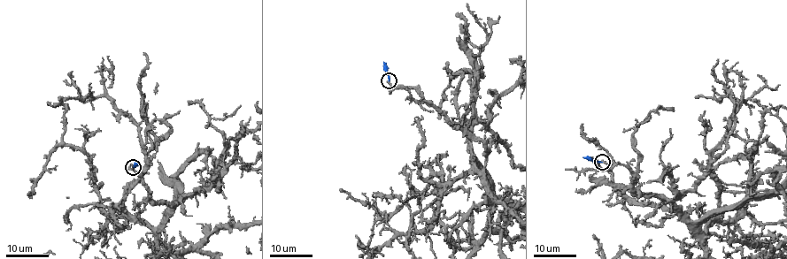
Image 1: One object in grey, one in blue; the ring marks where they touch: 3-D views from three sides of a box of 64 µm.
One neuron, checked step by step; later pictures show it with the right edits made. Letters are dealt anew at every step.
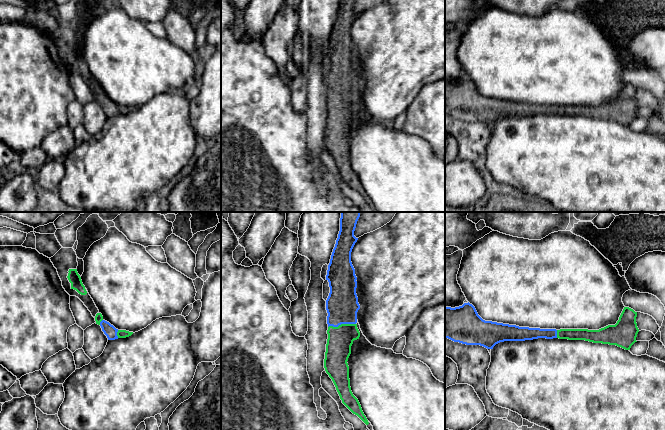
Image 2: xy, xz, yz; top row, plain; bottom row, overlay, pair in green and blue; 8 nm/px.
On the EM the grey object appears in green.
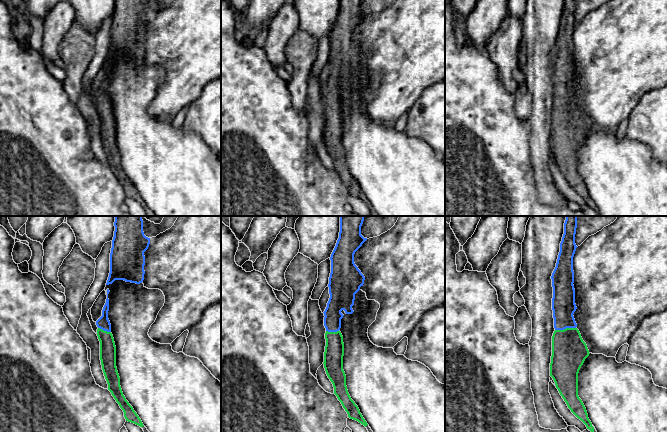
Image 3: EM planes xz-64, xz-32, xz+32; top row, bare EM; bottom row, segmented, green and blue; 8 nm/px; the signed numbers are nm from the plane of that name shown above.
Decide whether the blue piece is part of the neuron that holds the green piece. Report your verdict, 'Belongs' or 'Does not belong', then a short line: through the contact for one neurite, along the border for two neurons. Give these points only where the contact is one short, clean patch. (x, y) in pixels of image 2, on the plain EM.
Belongs. Line: xz (340, 115), (341, 100), (342, 81)

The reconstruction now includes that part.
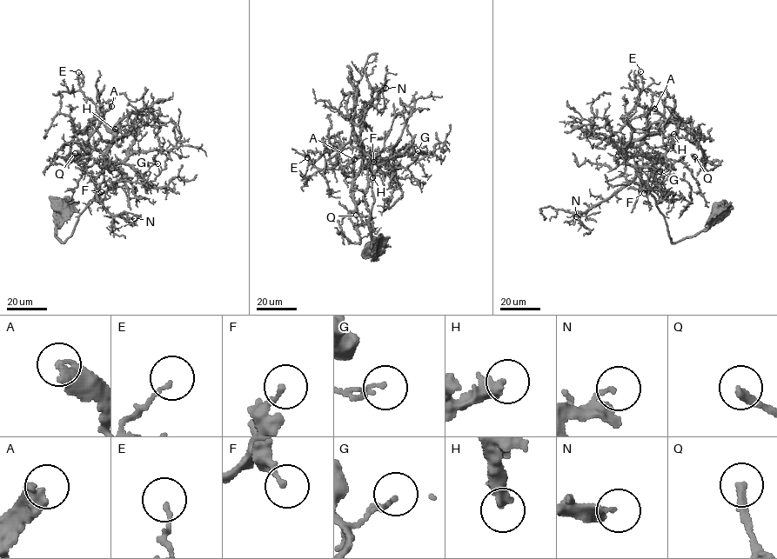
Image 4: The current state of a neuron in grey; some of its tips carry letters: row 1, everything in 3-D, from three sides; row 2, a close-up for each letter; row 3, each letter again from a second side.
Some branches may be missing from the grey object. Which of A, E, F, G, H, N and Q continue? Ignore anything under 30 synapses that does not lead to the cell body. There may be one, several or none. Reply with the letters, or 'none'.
A, H, N

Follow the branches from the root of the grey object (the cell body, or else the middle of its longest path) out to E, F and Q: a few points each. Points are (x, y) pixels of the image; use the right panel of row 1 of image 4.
E: (717, 214), (706, 229), (673, 242), (655, 199), (626, 161), (632, 132), (628, 113), (642, 89), (640, 71)
F: (717, 214), (717, 218), (706, 229), (673, 242), (655, 199), (647, 191), (644, 193)
Q: (717, 214), (706, 229), (673, 242), (655, 199), (623, 149), (676, 122), (694, 133), (703, 157), (694, 156)

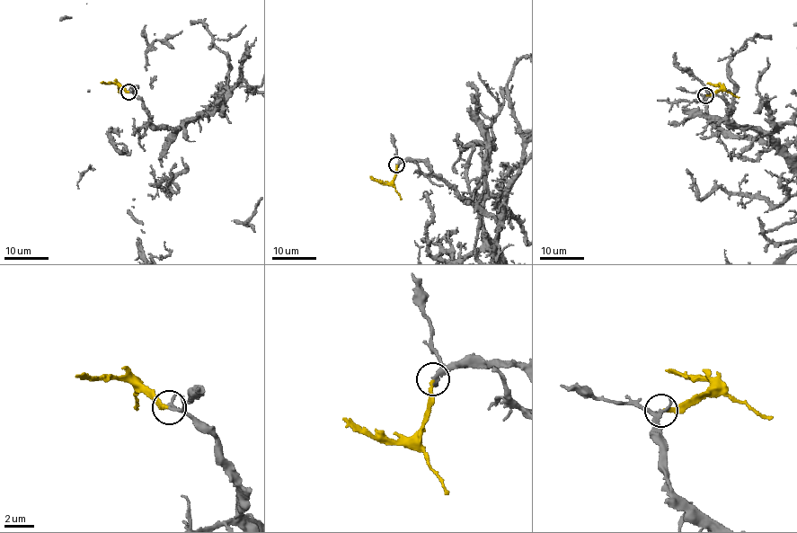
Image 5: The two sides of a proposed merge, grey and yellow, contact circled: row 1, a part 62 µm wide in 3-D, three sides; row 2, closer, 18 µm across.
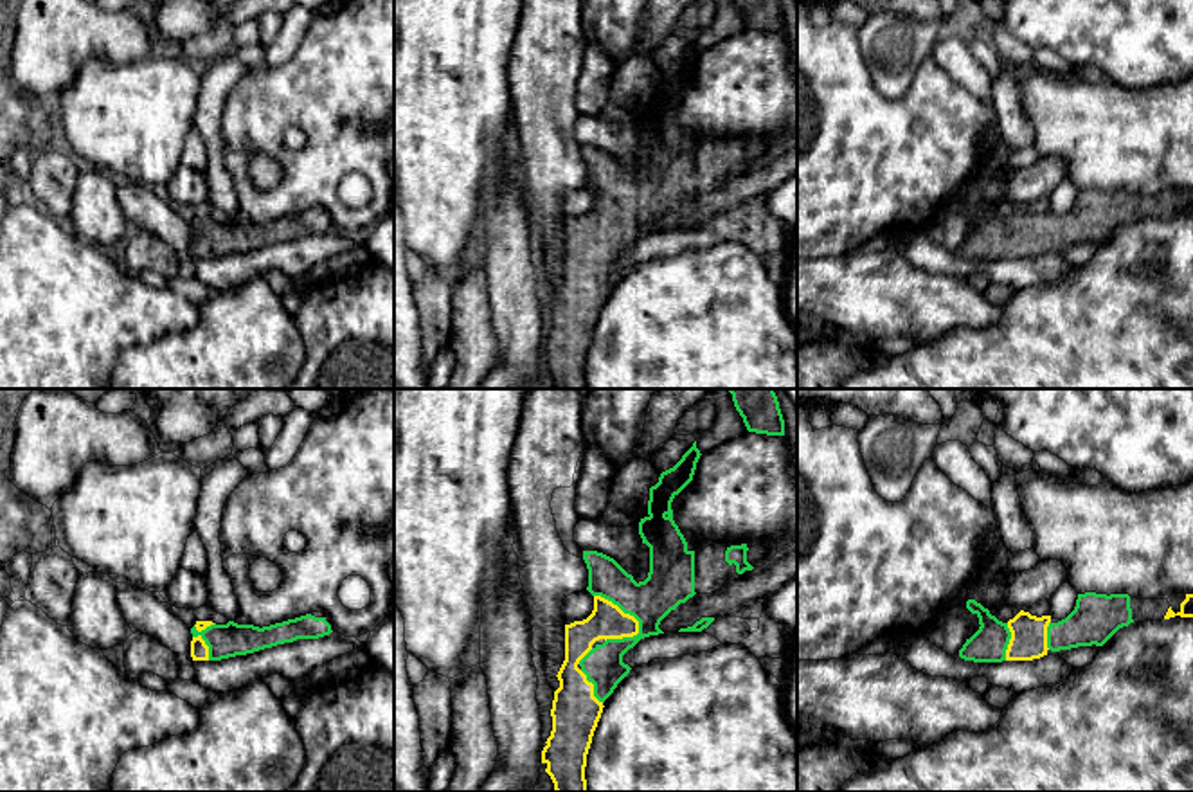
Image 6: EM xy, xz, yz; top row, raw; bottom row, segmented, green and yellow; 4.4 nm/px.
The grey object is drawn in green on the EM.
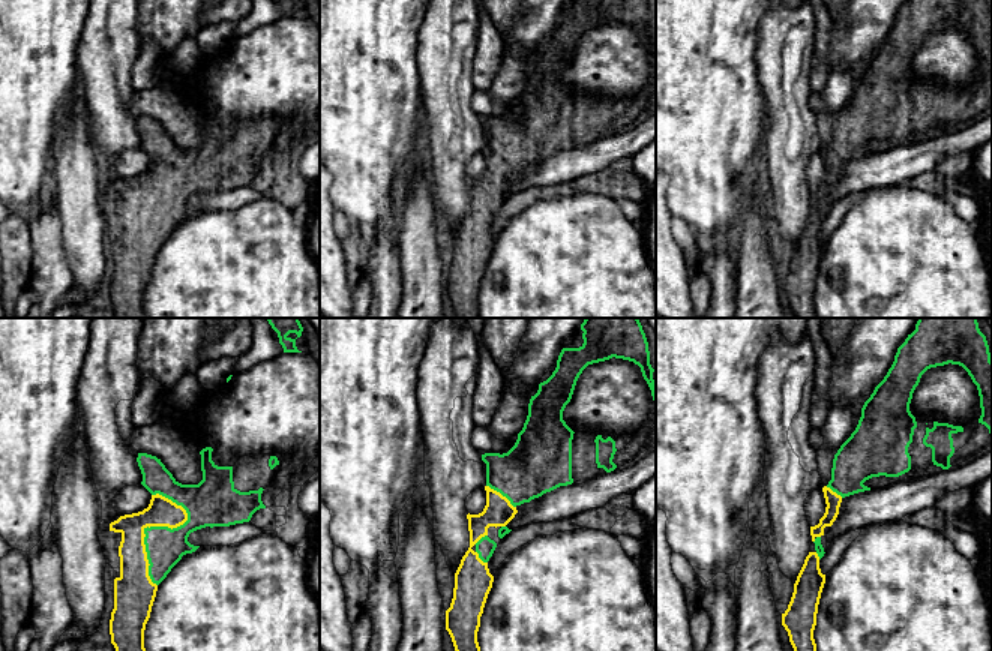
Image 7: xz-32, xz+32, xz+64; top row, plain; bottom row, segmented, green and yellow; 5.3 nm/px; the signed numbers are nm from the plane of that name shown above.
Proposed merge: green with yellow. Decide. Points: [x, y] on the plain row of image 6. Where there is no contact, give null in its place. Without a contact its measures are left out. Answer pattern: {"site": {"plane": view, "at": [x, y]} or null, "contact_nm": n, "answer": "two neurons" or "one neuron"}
{"site": {"plane": "xz", "at": [621, 206]}, "contact_nm": 260, "answer": "one neuron"}

